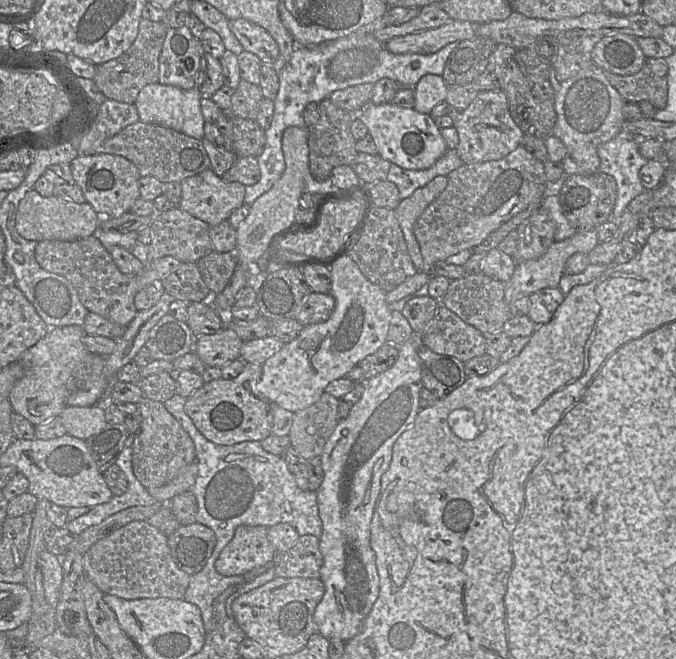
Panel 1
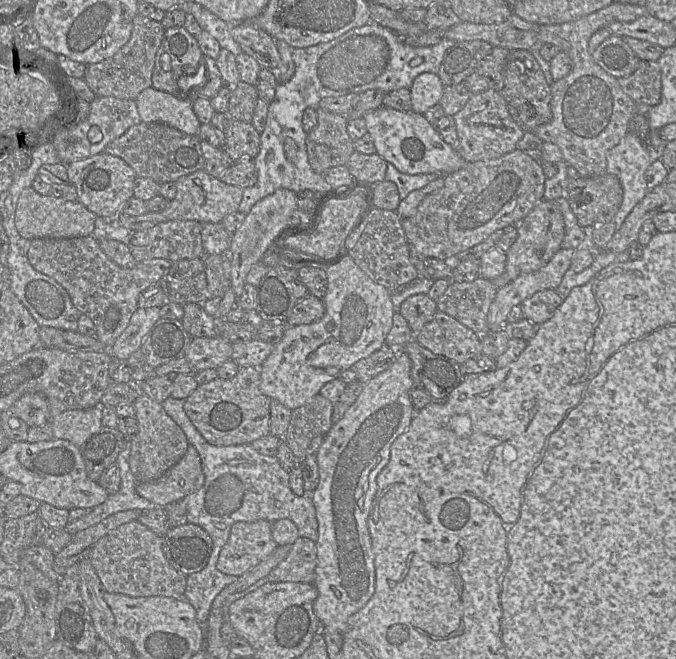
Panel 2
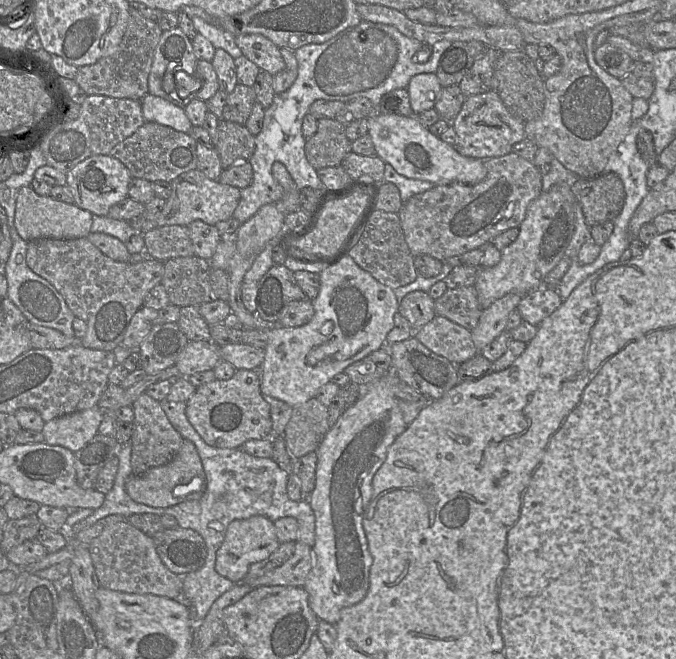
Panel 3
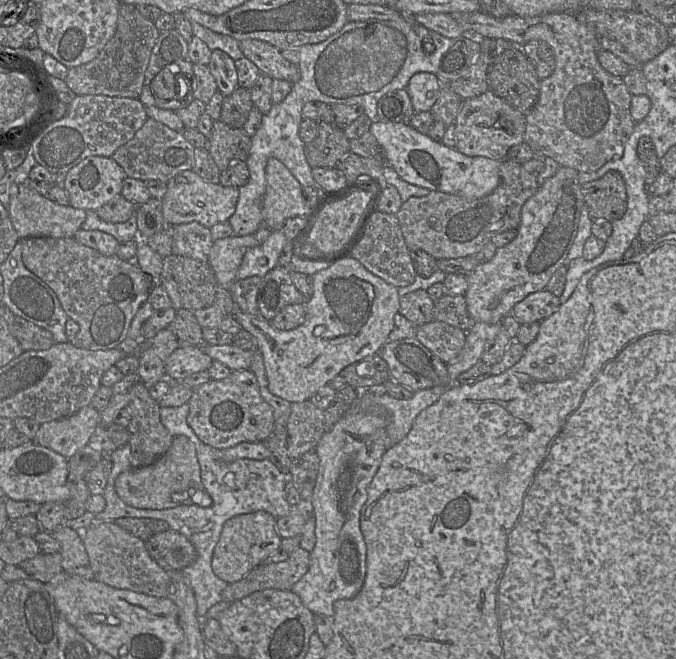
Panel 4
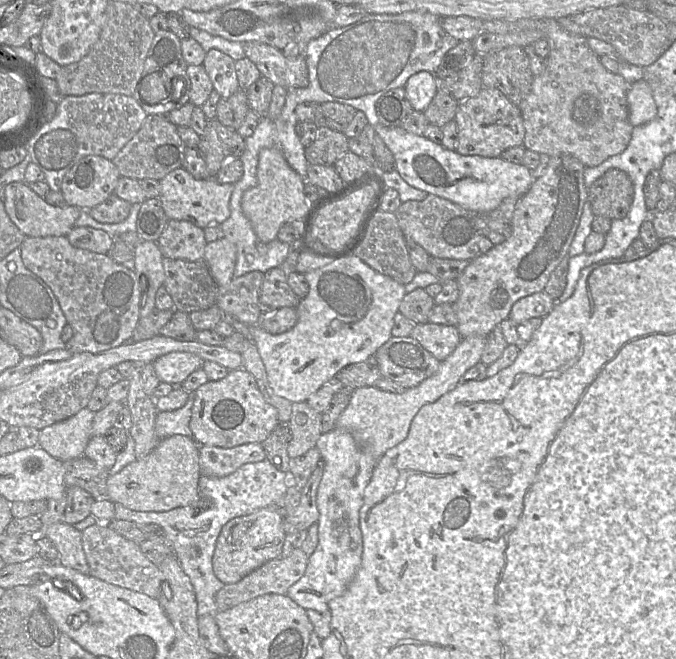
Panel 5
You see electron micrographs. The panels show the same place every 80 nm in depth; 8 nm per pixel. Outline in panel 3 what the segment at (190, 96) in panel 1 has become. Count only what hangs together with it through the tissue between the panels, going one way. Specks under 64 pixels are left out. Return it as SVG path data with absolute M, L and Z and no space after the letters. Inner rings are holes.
M149 93L140 100L140 103L143 118L147 122L157 122L186 133L193 126L185 113L185 107Z

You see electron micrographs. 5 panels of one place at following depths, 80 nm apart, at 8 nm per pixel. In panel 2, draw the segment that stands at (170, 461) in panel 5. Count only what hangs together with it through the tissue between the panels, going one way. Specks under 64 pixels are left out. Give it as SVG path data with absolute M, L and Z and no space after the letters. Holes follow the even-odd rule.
M189 444L185 455L166 474L152 482L137 483L136 492L156 507L164 507L199 490L204 480L200 456Z

